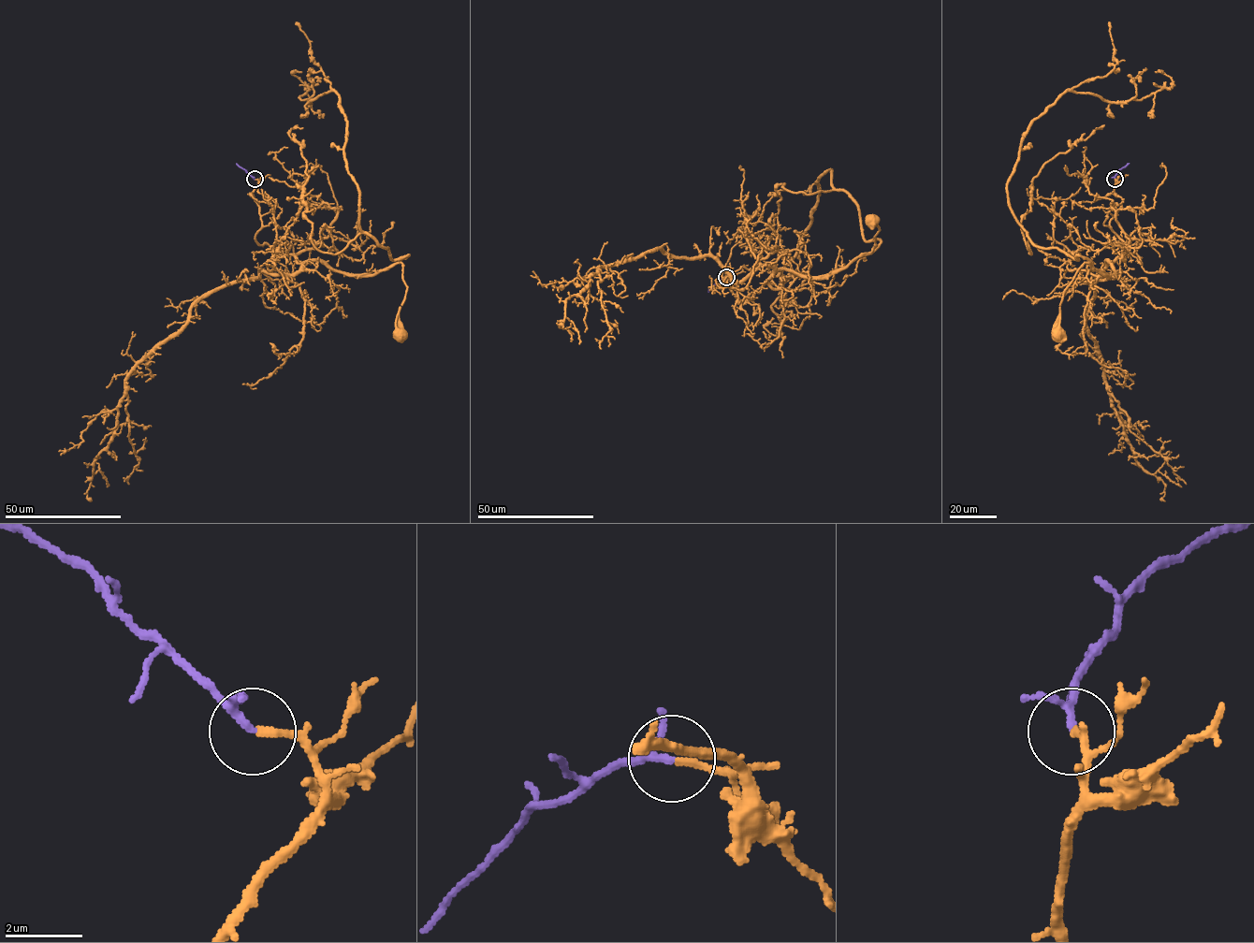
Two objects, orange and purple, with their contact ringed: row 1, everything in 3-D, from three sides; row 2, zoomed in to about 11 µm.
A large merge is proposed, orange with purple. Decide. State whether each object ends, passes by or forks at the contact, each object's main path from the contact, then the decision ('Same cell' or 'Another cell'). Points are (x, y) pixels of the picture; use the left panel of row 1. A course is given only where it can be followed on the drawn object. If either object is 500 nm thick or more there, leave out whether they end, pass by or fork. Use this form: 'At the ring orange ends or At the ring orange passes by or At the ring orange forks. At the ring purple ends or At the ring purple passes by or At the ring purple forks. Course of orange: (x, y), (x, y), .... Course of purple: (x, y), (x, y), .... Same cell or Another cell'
At the ring orange ends. At the ring purple passes by. Course of orange: (255, 179), (259, 245), (348, 275), (374, 275), (401, 264), (407, 289), (399, 335). Course of purple: (255, 179), (236, 163). Same cell

